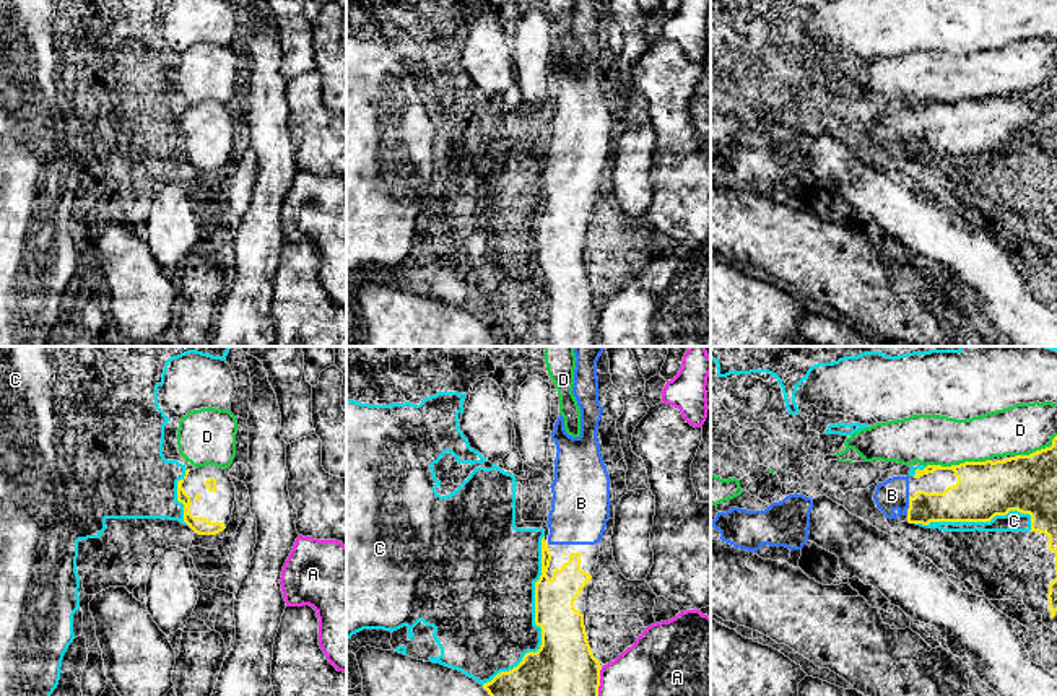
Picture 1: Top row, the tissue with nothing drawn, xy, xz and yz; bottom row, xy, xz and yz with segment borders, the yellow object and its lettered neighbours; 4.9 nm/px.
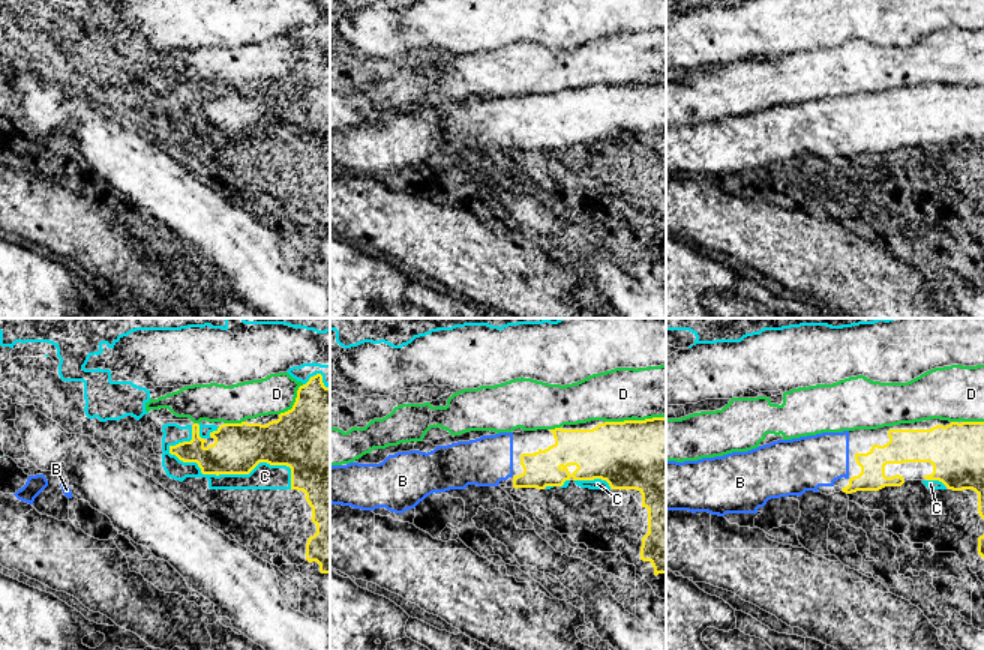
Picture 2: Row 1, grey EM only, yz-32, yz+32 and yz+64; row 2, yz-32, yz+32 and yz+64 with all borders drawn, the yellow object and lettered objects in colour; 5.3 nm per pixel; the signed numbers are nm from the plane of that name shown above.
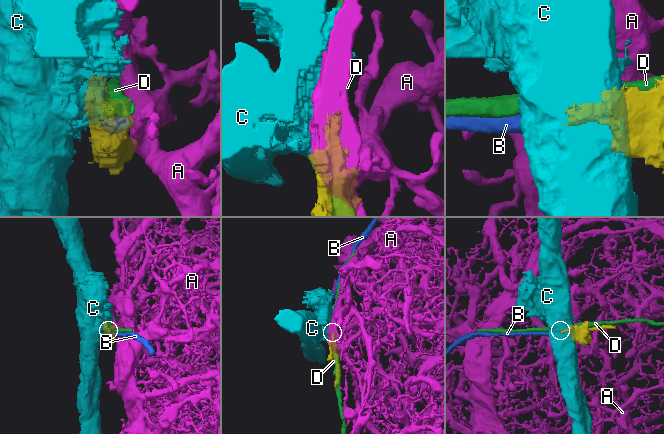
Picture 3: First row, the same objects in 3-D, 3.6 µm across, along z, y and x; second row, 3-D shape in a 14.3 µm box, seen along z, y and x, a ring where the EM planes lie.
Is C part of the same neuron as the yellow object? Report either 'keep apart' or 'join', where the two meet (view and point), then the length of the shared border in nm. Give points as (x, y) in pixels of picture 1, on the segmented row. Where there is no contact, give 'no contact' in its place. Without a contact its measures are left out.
keep apart; meets yellow in xz at (535, 622); contact 800 nm long

